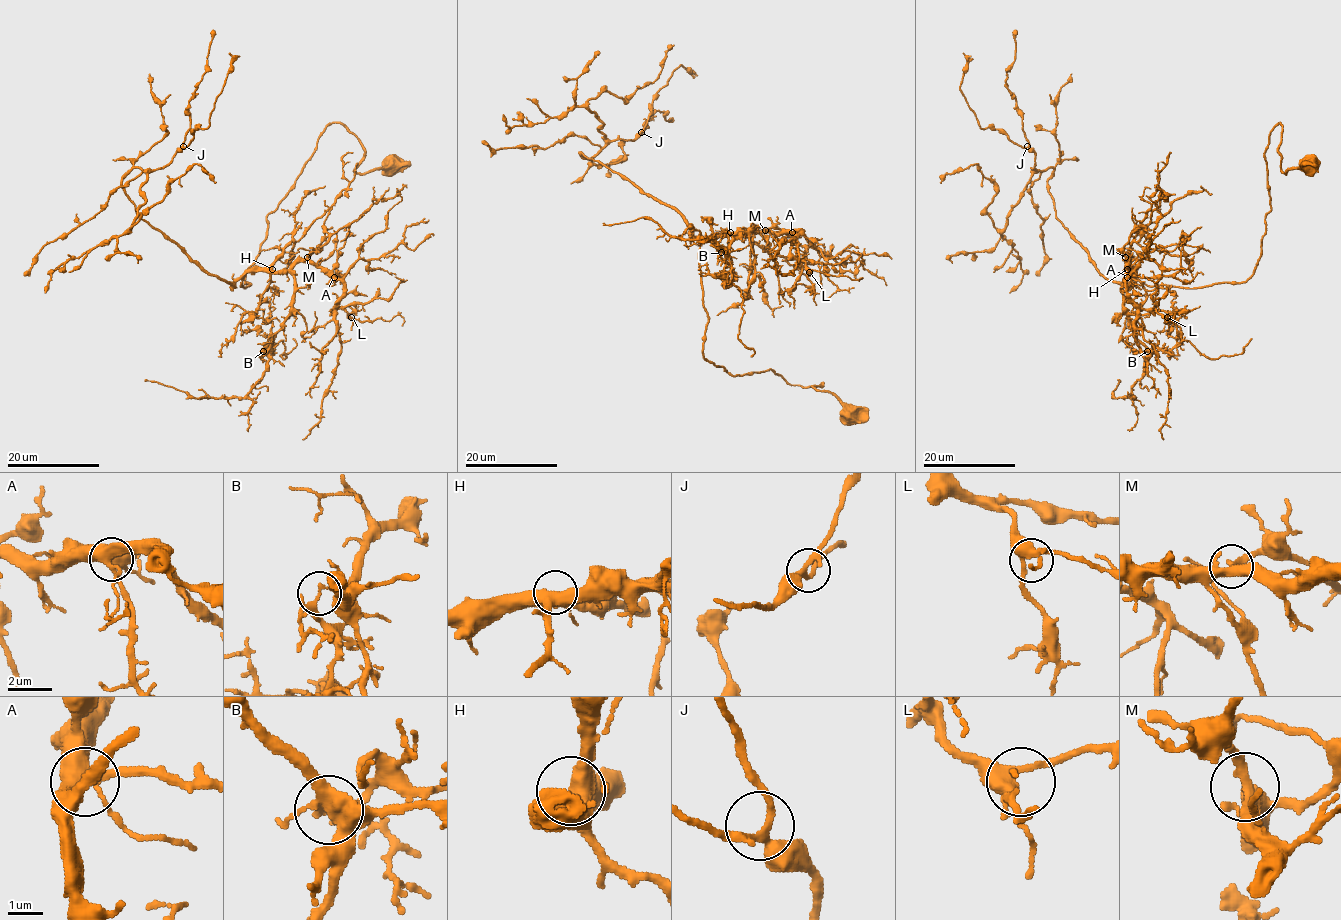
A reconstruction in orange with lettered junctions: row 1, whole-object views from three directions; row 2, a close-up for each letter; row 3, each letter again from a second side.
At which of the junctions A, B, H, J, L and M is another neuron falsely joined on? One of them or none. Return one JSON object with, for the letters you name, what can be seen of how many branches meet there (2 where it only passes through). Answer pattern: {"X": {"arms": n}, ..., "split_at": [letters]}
{"B": {"arms": 4}, "split_at": ["B"]}

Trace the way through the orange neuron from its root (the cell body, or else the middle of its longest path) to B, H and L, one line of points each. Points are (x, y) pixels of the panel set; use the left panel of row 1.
B: (390, 163), (358, 173), (362, 143), (323, 130), (242, 278), (293, 278), (264, 350)
H: (390, 163), (358, 173), (362, 143), (330, 123), (267, 216), (250, 284), (241, 286), (247, 272), (272, 269)
L: (390, 163), (358, 173), (362, 143), (330, 123), (242, 278), (314, 262), (343, 282), (333, 309), (351, 317)

